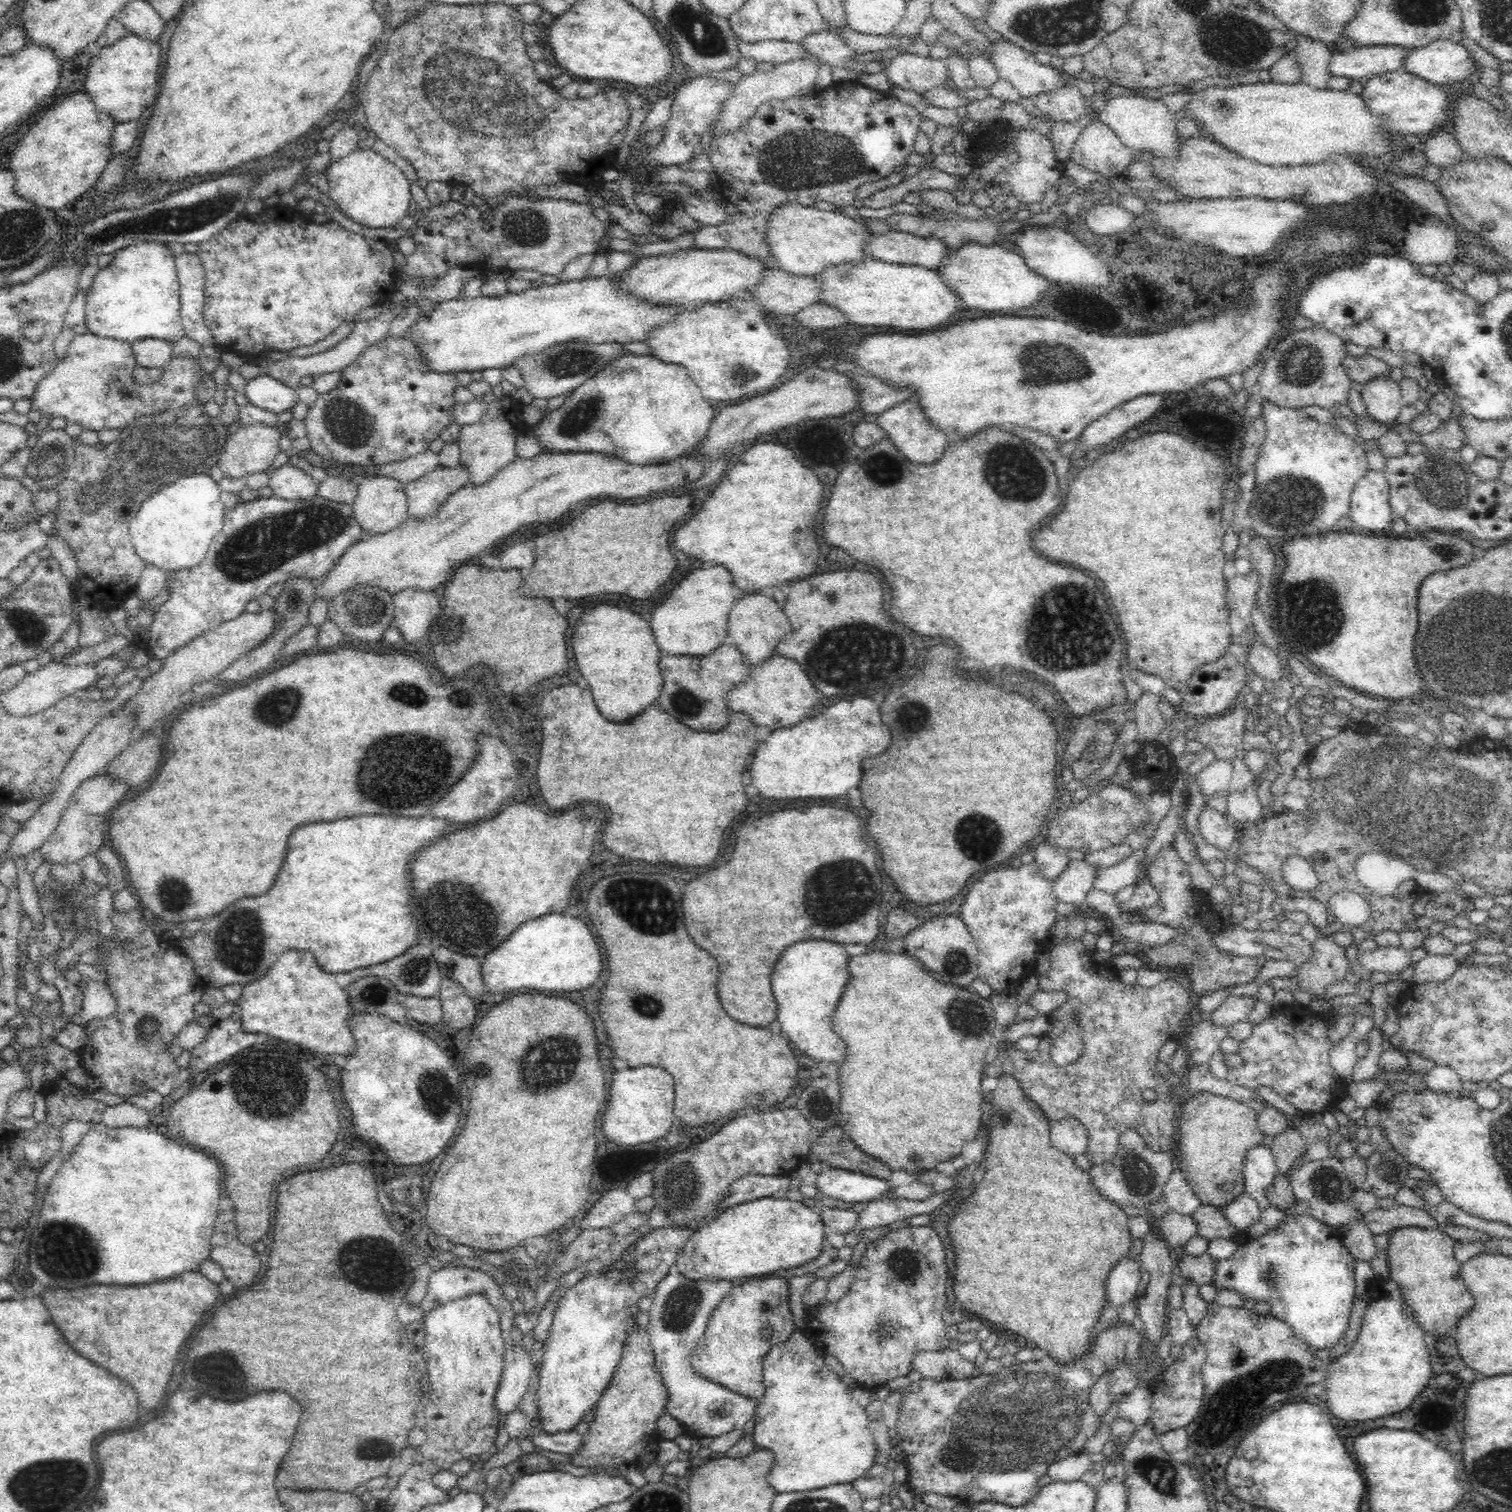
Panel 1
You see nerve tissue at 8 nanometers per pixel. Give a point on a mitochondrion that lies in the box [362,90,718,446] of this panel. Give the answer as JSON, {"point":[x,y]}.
{"point":[525,227]}

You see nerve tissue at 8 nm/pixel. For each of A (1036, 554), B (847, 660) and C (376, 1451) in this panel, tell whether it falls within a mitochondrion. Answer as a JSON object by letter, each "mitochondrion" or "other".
{"A":"other","B":"mitochondrion","C":"other"}

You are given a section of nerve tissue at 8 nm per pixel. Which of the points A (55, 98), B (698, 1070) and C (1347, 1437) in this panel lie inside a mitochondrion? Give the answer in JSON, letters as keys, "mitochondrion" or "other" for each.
{"A":"other","B":"other","C":"other"}

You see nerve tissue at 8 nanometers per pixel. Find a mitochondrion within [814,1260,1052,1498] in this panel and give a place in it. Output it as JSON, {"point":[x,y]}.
{"point":[878,1332]}

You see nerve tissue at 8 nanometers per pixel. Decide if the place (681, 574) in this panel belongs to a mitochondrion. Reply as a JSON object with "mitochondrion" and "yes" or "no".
{"mitochondrion":"no"}

